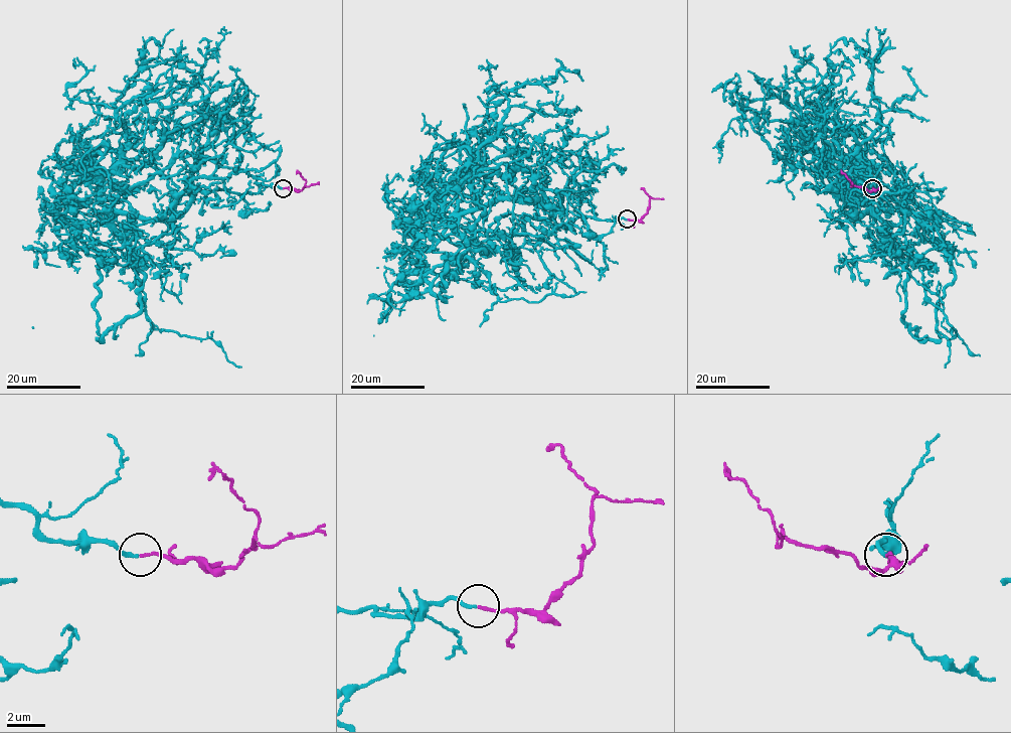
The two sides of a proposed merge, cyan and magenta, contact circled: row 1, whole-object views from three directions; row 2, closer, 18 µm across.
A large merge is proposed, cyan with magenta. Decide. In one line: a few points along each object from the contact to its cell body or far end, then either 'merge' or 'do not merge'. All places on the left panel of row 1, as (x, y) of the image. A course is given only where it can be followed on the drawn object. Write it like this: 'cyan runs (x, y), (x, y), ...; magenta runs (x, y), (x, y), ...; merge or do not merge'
cyan runs (283, 188), (217, 167), (165, 218), (104, 194), (133, 98), (195, 104), (231, 86), (230, 102); magenta runs (283, 188), (300, 191), (305, 186), (306, 180), (298, 171), (296, 173); merge

